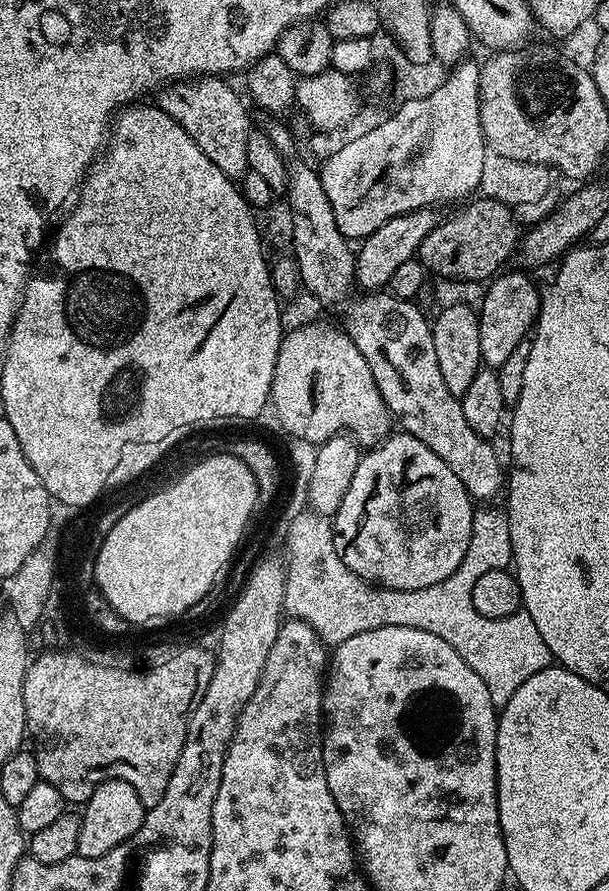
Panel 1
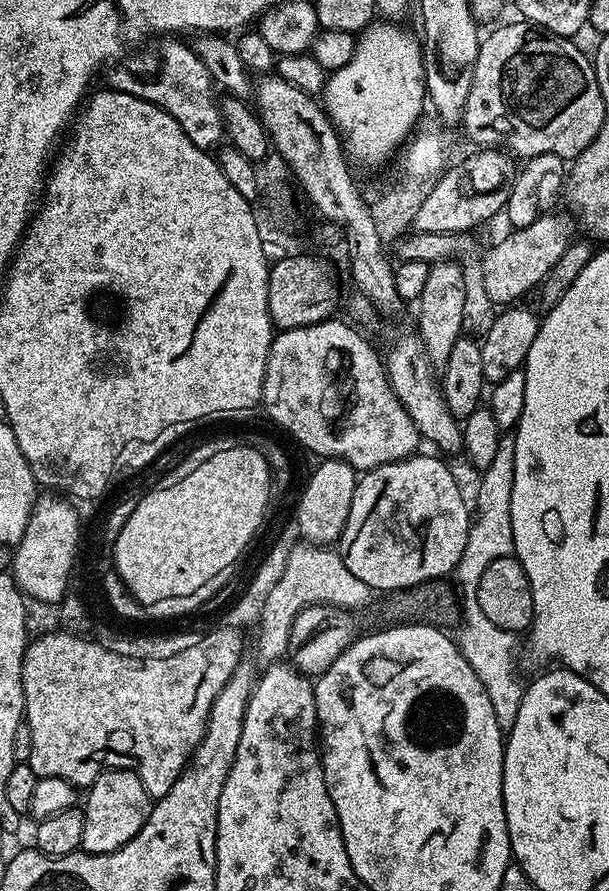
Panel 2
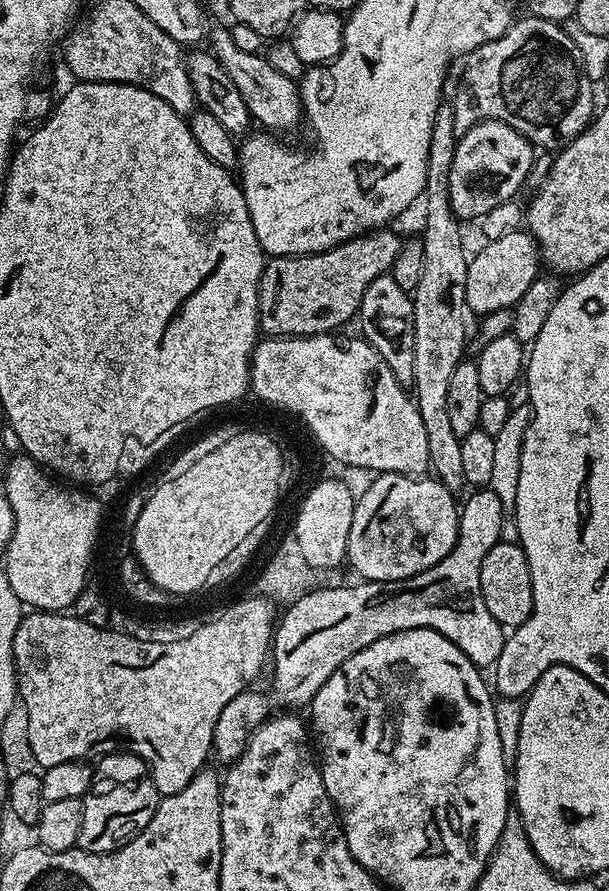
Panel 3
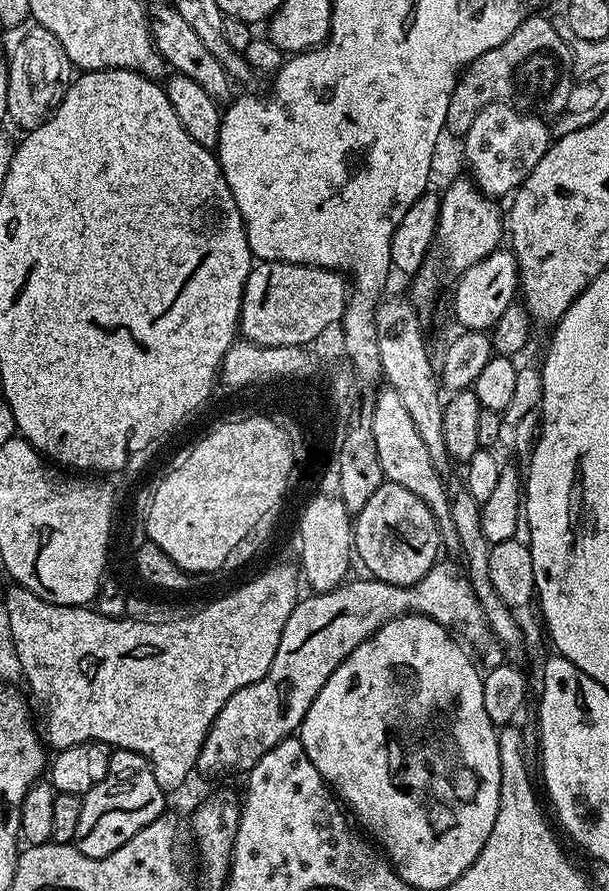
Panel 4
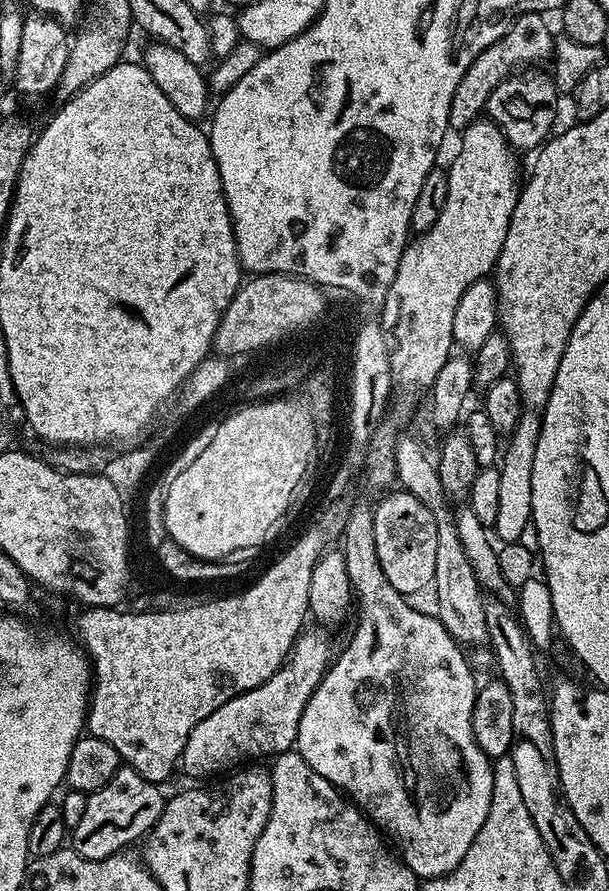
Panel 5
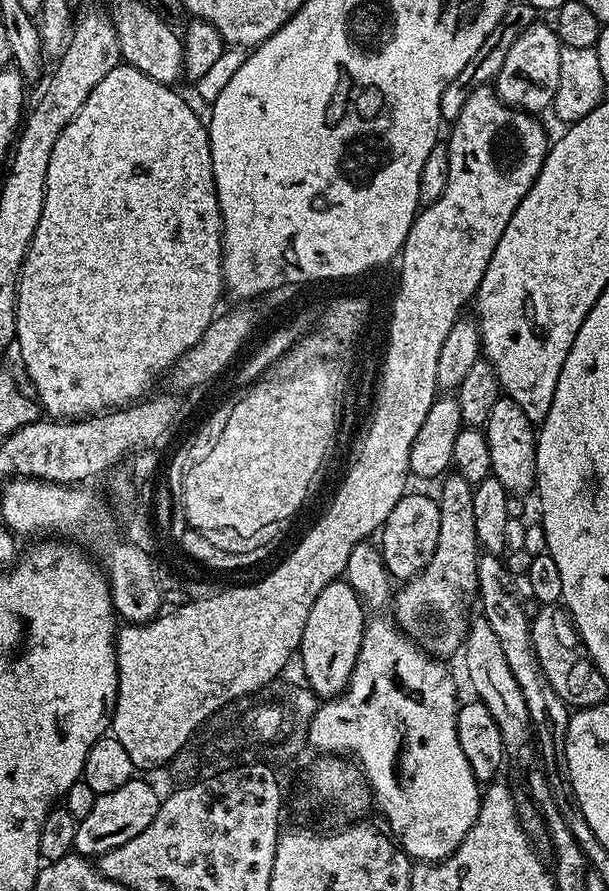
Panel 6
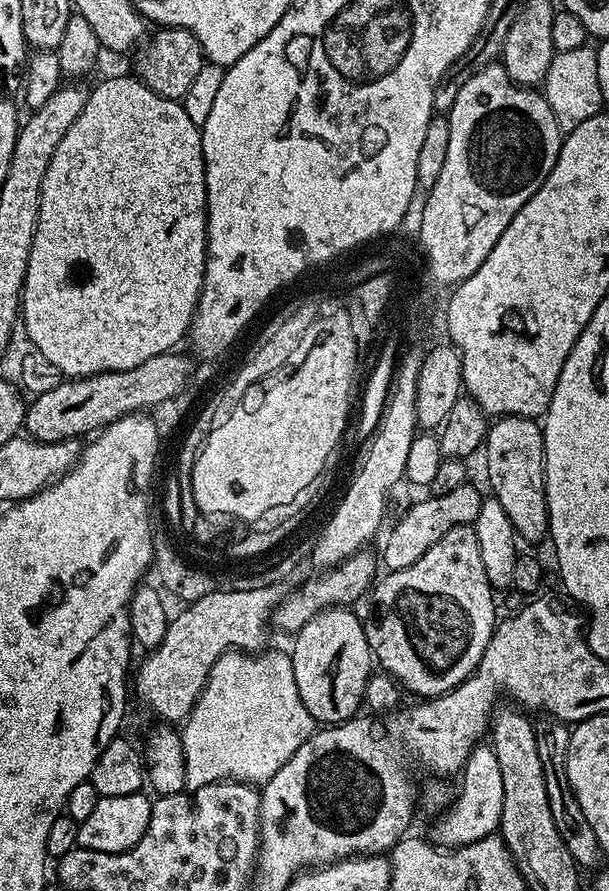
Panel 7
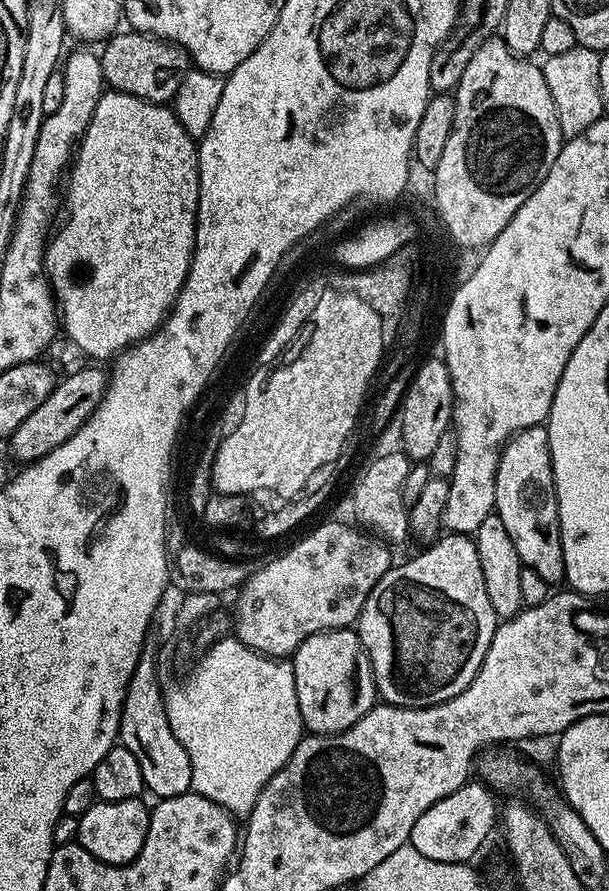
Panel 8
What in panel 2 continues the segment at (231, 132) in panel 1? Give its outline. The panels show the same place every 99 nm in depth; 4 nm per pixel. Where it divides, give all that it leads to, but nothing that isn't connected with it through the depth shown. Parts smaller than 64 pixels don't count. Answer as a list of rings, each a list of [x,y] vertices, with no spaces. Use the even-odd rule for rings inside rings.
[[[164,38],[157,43],[161,43],[157,48],[144,46],[125,55],[111,69],[113,72],[109,74],[107,83],[117,92],[134,94],[134,98],[142,98],[166,110],[166,114],[170,114],[174,122],[182,126],[186,138],[190,138],[194,146],[205,150],[212,150],[212,147],[215,149],[225,139],[225,134],[220,100],[212,83],[212,75],[191,46],[187,43],[179,44],[176,40],[179,39]]]

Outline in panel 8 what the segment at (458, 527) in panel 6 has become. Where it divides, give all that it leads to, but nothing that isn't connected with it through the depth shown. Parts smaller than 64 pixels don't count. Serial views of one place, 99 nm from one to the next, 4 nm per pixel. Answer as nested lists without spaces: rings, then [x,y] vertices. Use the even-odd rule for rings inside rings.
[[[444,534],[425,548],[428,549],[418,553],[413,560],[408,560],[405,564],[397,563],[388,569],[386,575],[378,582],[378,586],[374,586],[374,590],[370,590],[370,598],[366,598],[360,611],[360,618],[354,625],[360,638],[360,644],[364,647],[364,653],[367,654],[372,667],[372,677],[376,683],[379,699],[385,704],[397,704],[403,708],[434,706],[462,694],[462,690],[466,690],[466,686],[470,686],[474,674],[478,674],[478,670],[486,658],[486,650],[496,633],[498,623],[494,606],[490,606],[490,598],[486,594],[486,578],[482,578],[482,562],[478,562],[475,539],[468,534]]]

